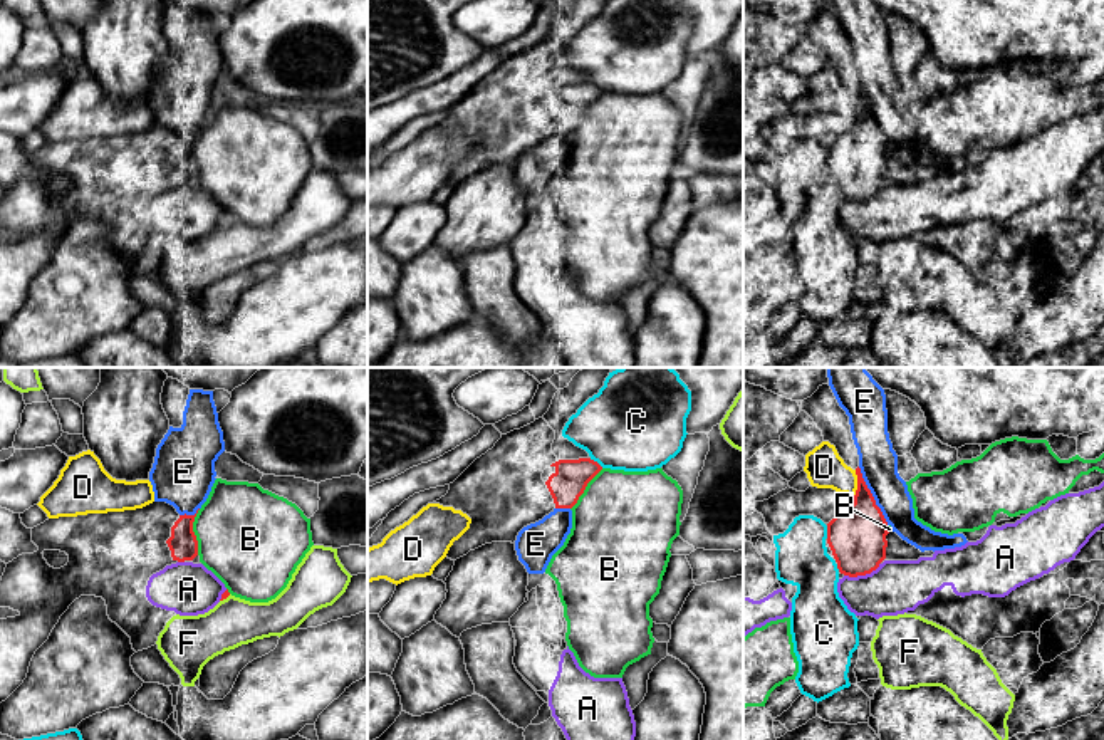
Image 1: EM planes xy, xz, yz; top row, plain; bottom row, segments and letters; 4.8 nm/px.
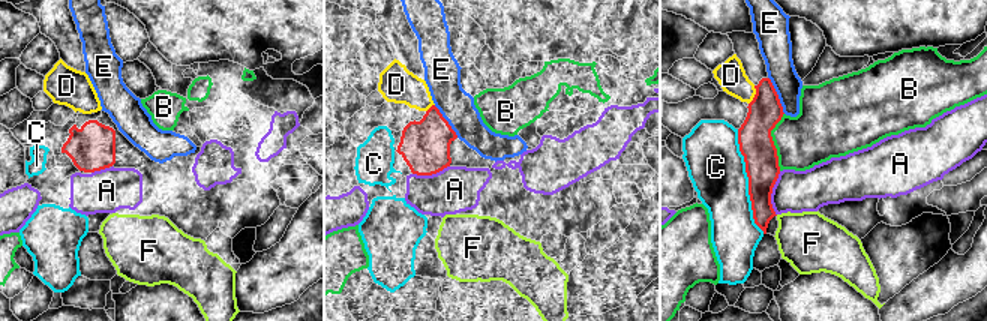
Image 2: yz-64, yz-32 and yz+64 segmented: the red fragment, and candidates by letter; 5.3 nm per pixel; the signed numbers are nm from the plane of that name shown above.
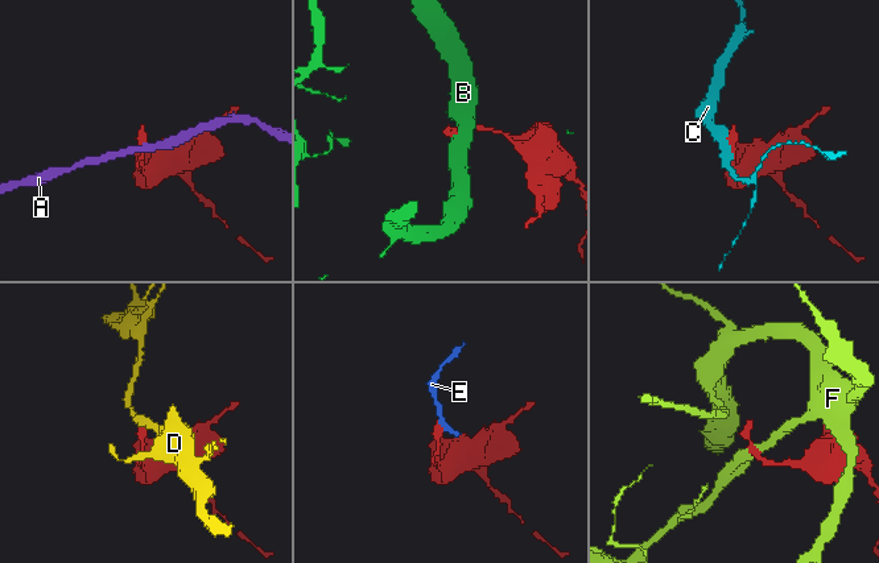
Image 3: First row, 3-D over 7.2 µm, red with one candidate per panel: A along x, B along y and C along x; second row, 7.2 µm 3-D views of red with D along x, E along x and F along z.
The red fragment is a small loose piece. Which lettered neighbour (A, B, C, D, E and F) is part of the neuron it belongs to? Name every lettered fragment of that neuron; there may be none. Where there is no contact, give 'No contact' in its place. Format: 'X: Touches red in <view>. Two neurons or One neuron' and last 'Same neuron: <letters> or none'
A: Touches red in yz. Two neurons
B: Touches red in xy. Two neurons
C: Touches red in xz. Two neurons
D: Touches red in yz. Two neurons
E: Touches red in yz. Two neurons
F: Touches red in xy. Two neurons
Same neuron: none

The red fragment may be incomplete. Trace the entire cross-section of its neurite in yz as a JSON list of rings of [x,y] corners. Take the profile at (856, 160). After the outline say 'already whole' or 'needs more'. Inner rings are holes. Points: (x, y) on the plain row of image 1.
[[[829,8],[802,25],[805,35],[822,55],[824,65],[836,70],[839,81],[857,99],[854,128],[827,148],[827,168],[841,198],[849,201],[871,198],[886,183],[888,146],[867,112],[852,64],[849,40],[839,30]]] | needs more

